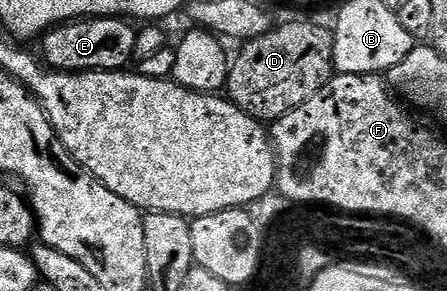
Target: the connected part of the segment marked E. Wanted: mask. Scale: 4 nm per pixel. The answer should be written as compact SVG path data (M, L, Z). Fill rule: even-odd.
M91 17L67 21L64 25L54 25L48 33L40 38L39 44L41 44L42 53L40 53L40 56L50 70L63 73L99 73L124 70L128 66L125 64L134 60L133 52L137 42L137 29L129 25L132 24L120 17Z

